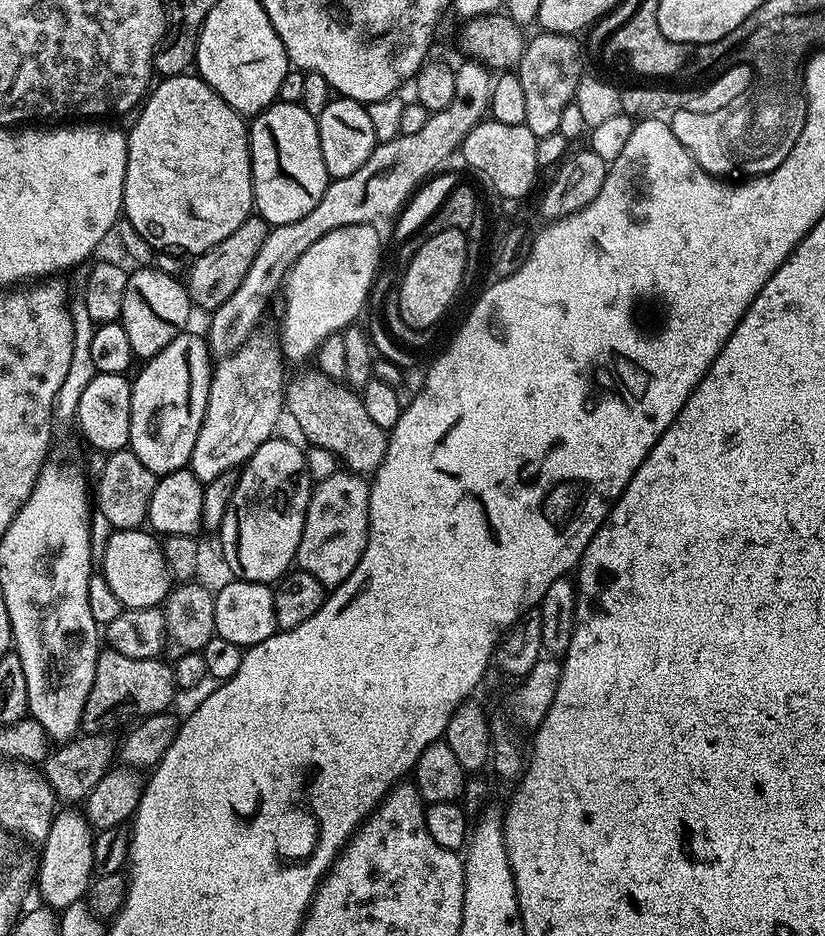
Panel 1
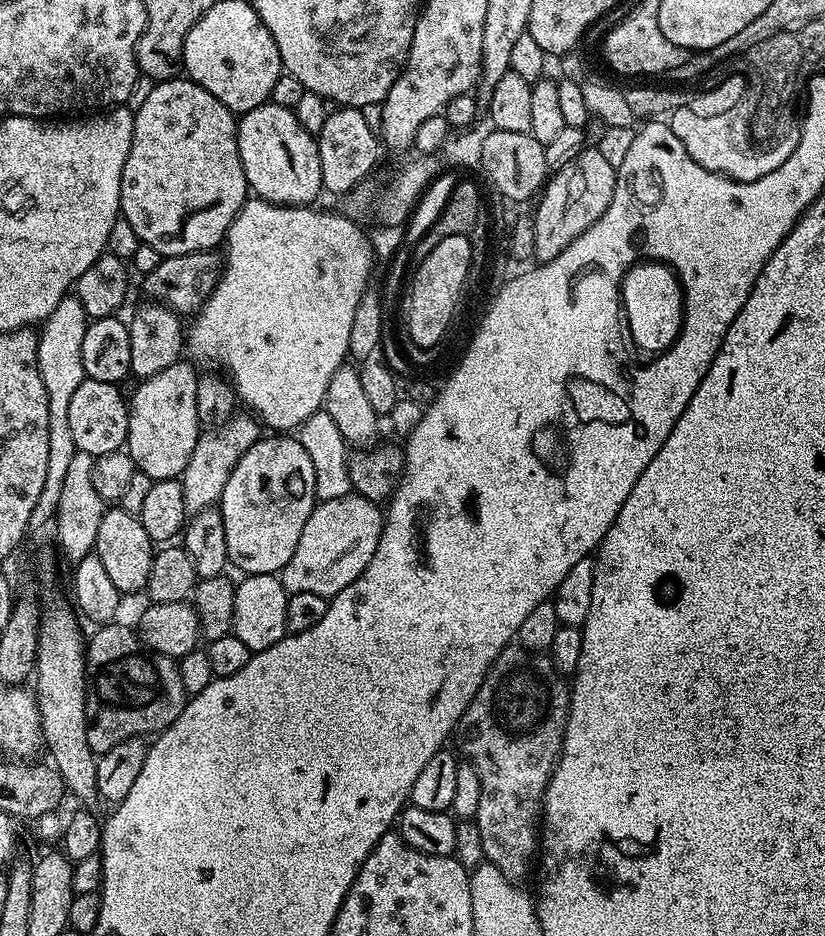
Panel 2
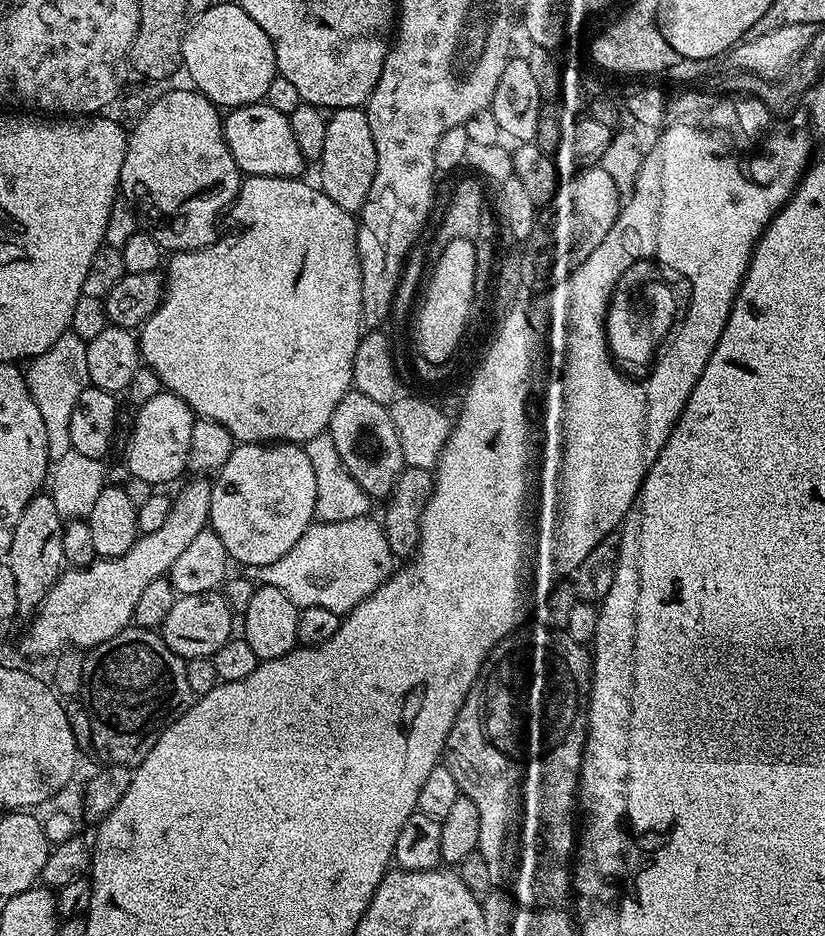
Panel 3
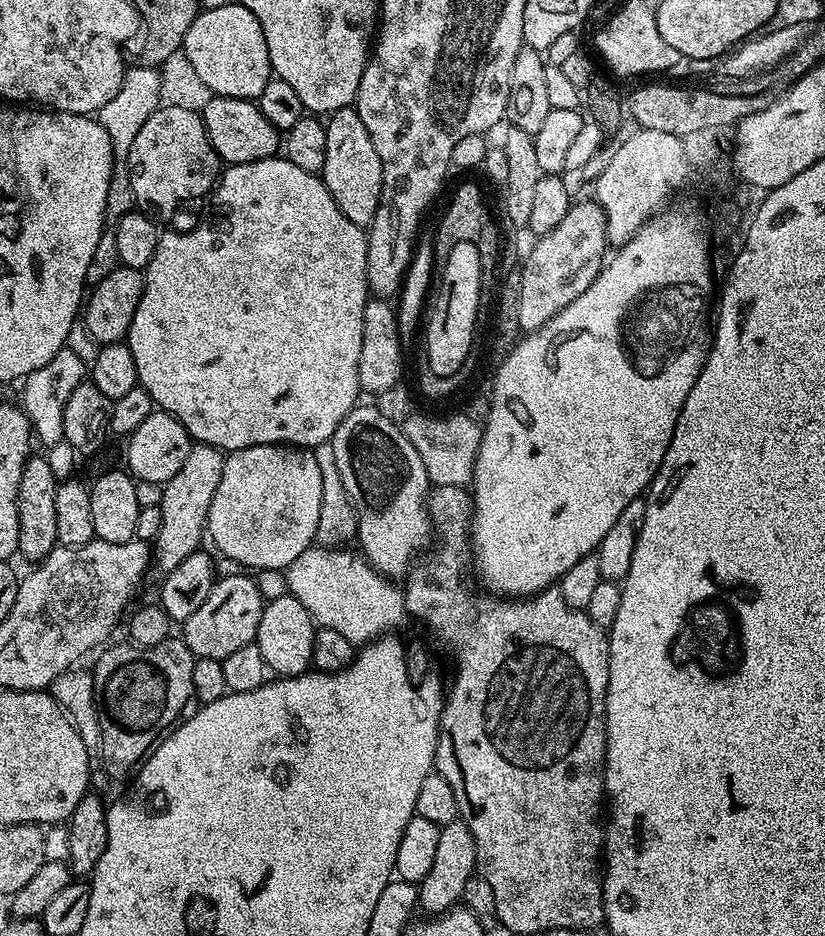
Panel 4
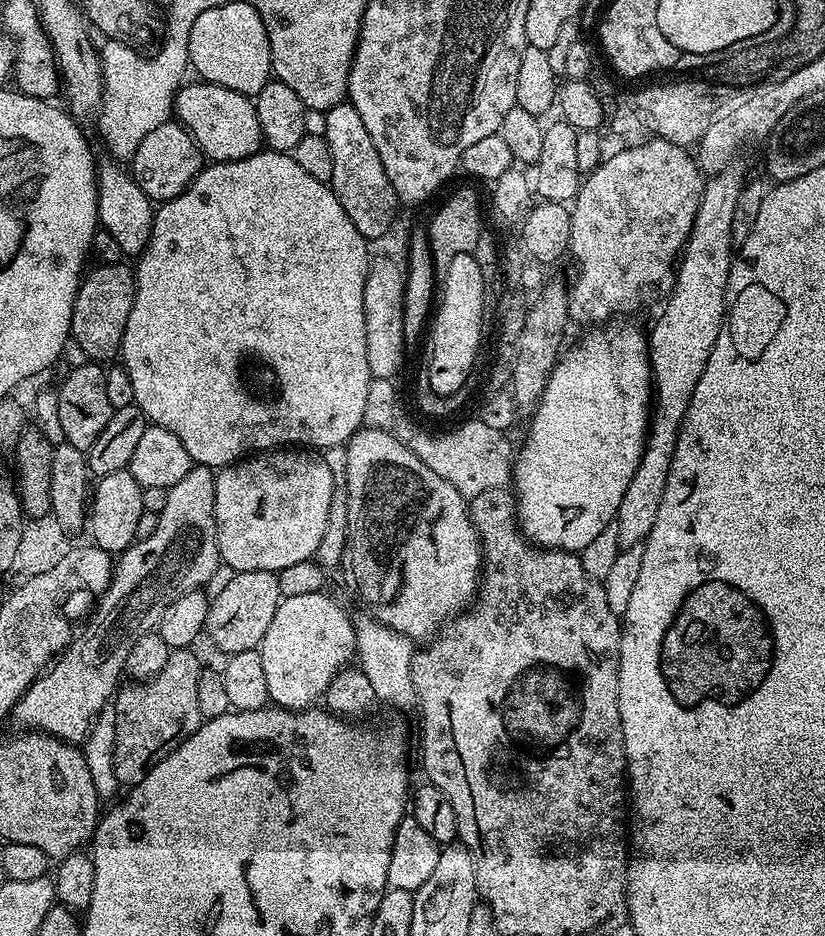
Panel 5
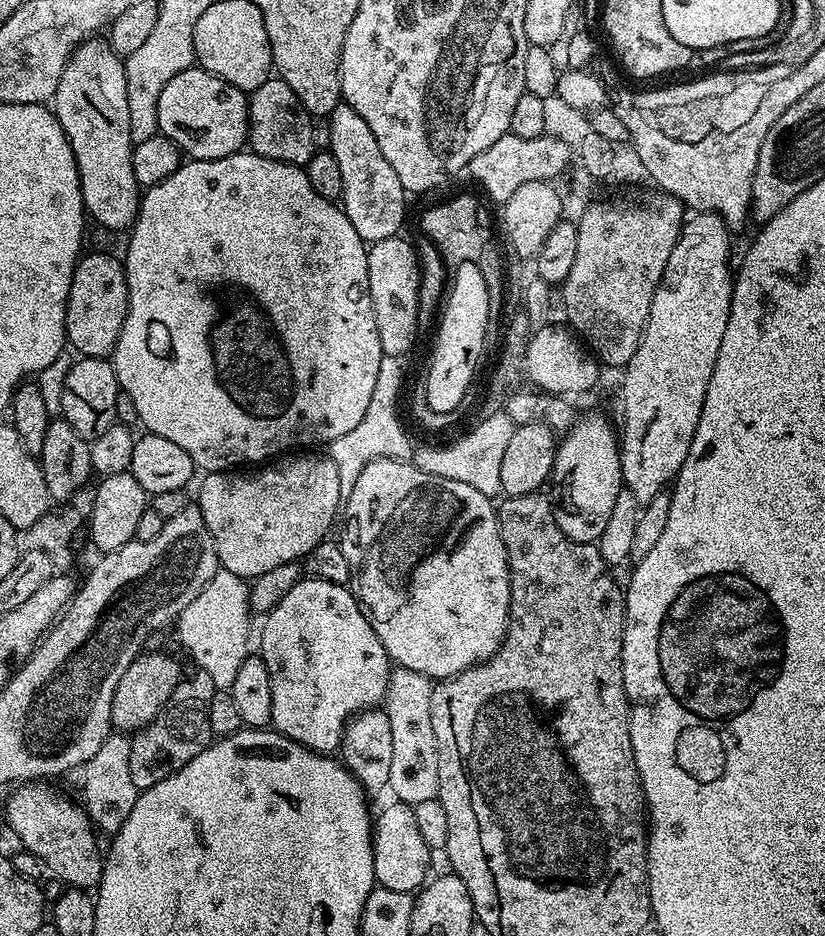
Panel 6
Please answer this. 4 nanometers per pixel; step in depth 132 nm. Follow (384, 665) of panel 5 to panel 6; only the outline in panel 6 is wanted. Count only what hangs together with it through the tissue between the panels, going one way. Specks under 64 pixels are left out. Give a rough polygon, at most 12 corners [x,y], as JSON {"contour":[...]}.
{"contour":[[393,667],[391,795],[437,799],[434,681]]}

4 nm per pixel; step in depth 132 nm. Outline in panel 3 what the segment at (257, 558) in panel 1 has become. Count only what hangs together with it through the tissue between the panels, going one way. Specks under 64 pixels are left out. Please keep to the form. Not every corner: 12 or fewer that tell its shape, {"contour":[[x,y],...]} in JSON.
{"contour":[[296,442],[237,443],[210,527],[248,568],[314,523],[314,469]]}

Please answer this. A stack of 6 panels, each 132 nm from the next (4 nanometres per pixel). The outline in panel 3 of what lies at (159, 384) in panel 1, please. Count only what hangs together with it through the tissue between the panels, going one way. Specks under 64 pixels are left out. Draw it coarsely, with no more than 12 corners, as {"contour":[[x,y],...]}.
{"contour":[[162,390],[139,405],[131,478],[179,481],[194,413]]}

